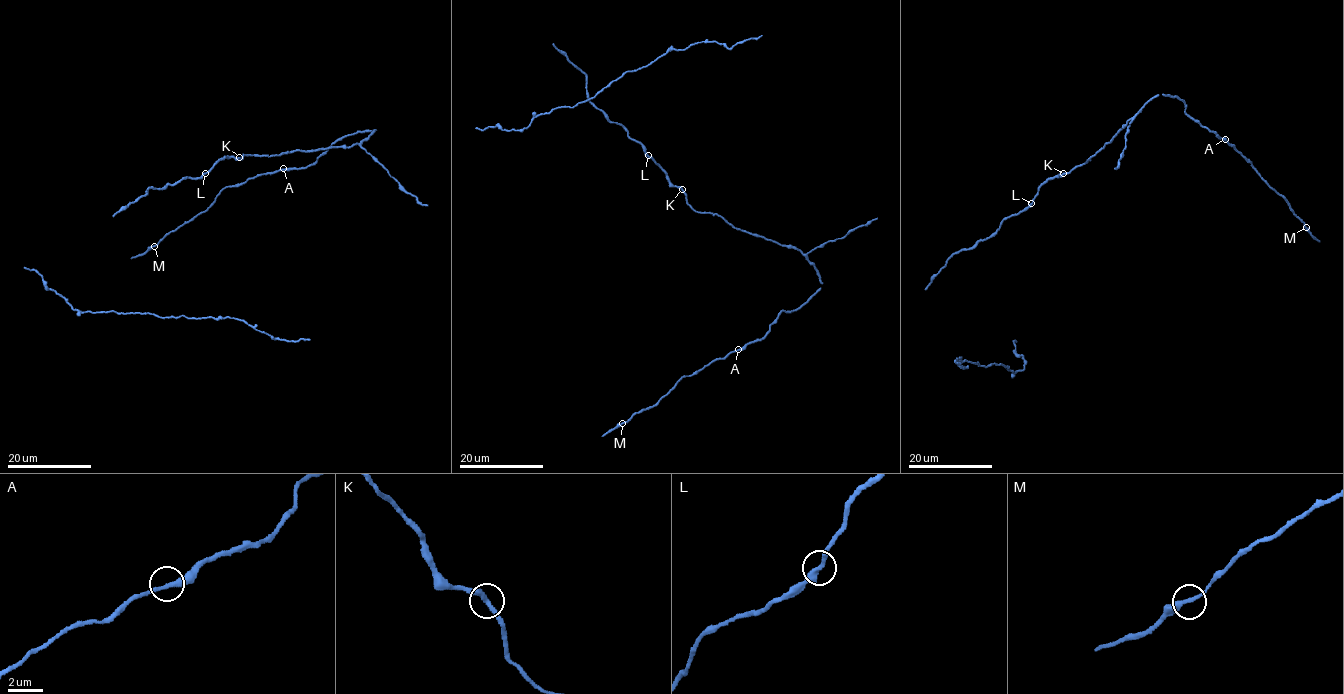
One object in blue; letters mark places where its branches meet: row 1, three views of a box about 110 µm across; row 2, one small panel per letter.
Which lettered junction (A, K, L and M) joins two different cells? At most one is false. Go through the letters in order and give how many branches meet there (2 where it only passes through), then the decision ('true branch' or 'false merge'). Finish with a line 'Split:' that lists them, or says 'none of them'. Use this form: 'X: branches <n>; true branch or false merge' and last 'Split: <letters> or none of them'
A: branches 2; true branch
K: branches 2; true branch
L: branches 2; true branch
M: branches 2; true branch
Split: none of them

